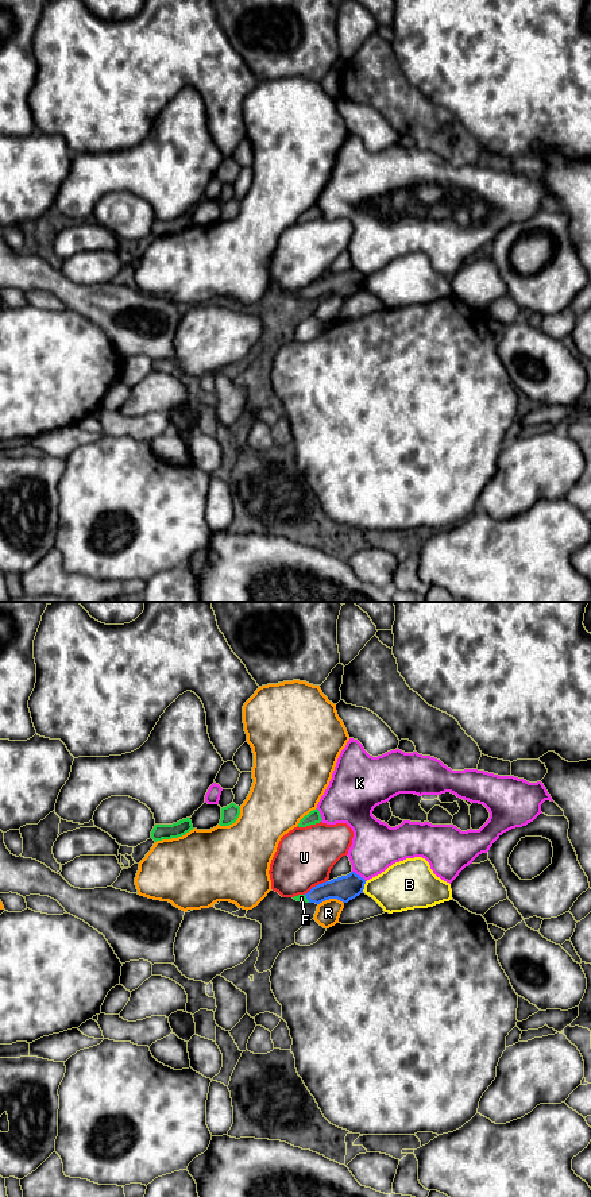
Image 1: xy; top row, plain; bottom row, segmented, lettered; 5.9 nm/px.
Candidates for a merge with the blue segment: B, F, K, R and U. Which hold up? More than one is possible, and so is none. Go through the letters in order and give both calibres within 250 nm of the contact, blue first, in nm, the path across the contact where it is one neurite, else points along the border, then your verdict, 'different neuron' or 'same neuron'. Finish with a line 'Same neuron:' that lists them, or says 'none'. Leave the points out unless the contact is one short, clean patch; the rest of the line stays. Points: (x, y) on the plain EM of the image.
B: 150/280 nm | along xy (366, 277), (362, 286) | different neuron
F: 150/50 nm | across xy (344, 284), (327, 285), (306, 293), (301, 293) | same neuron
K: 150/280 nm | different neuron
R: 150/140 nm | along xy (343, 297), (325, 294), (319, 300) | different neuron
U: 150/340 nm | along xy (327, 275), (313, 281), (304, 289) | different neuron
Same neuron: F

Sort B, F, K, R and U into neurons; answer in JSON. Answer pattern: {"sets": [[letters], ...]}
{"sets": [["B"], ["F"], ["K"], ["R"], ["U"]]}

